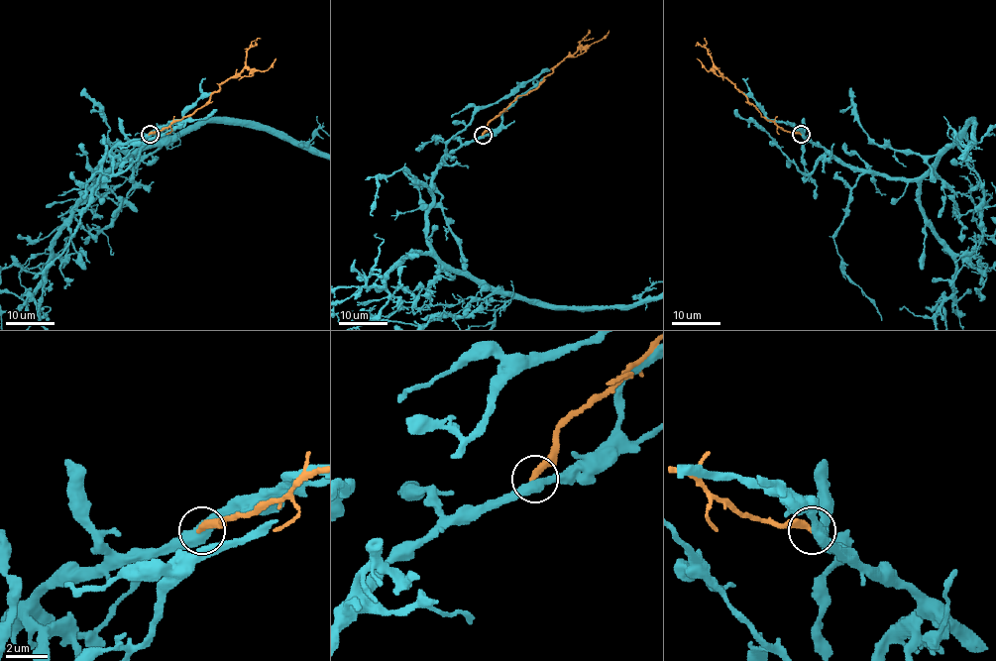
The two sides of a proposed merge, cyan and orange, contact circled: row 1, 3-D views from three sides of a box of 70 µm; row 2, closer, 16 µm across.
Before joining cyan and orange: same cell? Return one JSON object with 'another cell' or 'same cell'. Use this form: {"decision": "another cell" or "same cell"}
{"decision": "another cell"}

